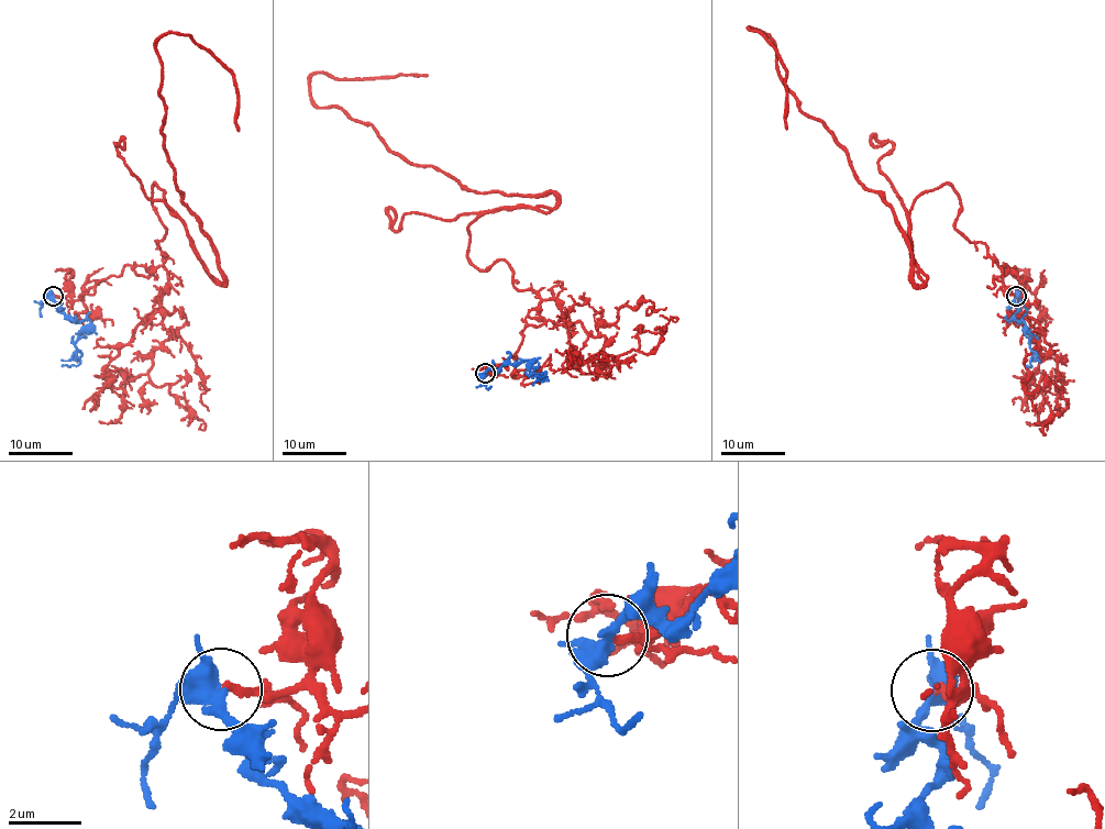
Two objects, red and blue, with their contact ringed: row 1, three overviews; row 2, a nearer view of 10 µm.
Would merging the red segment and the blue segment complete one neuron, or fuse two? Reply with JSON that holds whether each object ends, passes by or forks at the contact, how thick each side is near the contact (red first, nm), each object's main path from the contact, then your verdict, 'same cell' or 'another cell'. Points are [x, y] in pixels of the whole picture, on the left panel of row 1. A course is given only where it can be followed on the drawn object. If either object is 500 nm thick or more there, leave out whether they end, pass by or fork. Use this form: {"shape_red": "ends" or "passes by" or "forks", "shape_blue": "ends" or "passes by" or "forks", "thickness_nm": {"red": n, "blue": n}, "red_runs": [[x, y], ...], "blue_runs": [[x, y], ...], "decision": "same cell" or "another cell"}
{"shape_red": "ends", "shape_blue": "forks", "thickness_nm": {"red": 200, "blue": 360}, "red_runs": [[53, 296], [162, 265], [154, 184], [224, 283], [165, 146], [163, 35], [189, 33], [233, 75], [239, 131]], "blue_runs": [[53, 296], [61, 310], [74, 321], [90, 321], [75, 342], [80, 363], [62, 366]], "decision": "same cell"}

